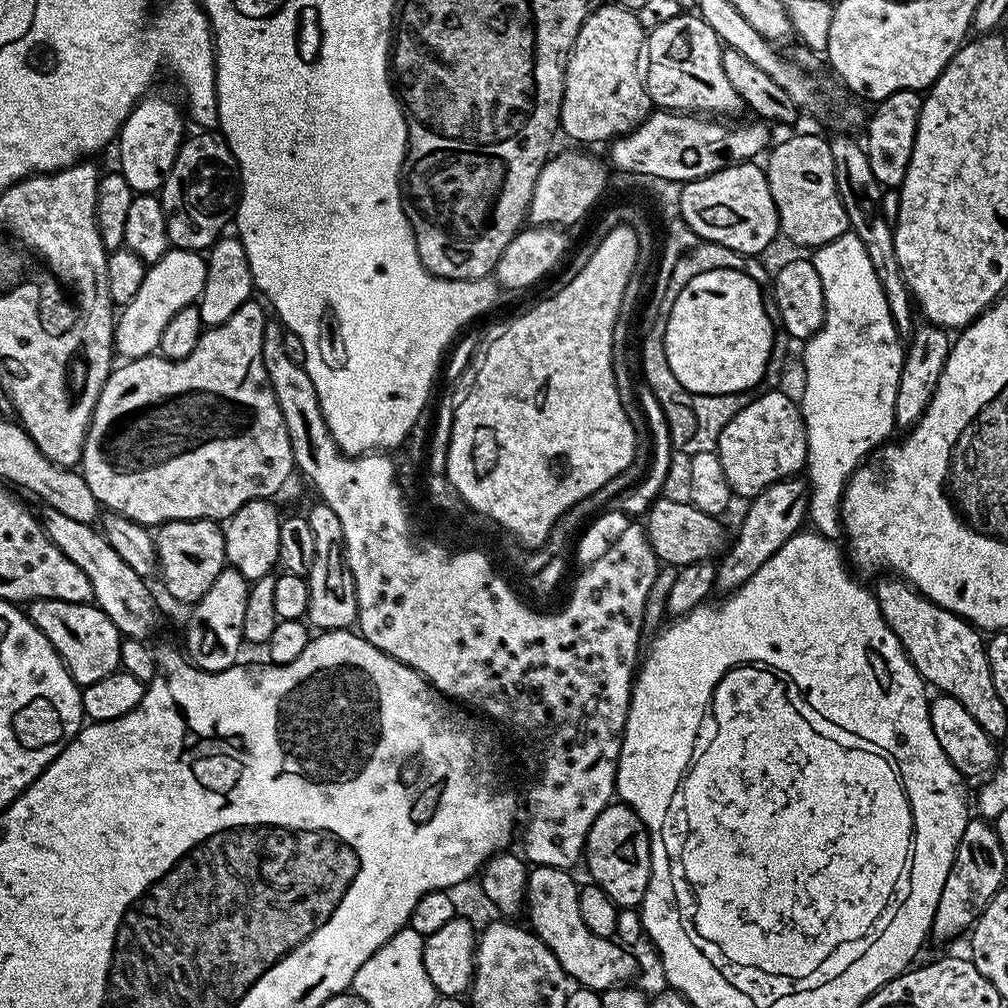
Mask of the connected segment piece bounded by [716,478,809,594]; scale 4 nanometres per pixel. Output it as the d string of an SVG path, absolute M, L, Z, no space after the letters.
M789 478L751 497L749 504L752 505L744 512L744 521L736 532L736 541L733 544L731 541L730 547L716 564L716 588L719 591L731 594L741 588L791 536L801 531L803 524L800 523L805 523L808 515L808 489L809 485L803 479Z

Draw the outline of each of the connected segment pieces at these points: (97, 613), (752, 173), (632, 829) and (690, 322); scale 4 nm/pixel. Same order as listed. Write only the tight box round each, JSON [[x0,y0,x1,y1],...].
[[26,600,121,686],[679,162,780,257],[582,802,652,909],[664,269,774,396]]

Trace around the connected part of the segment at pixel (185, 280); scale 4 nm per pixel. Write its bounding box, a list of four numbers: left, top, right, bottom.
[114,247,208,361]

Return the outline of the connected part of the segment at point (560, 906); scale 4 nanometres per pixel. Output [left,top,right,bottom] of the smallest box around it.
[526,866,636,993]

